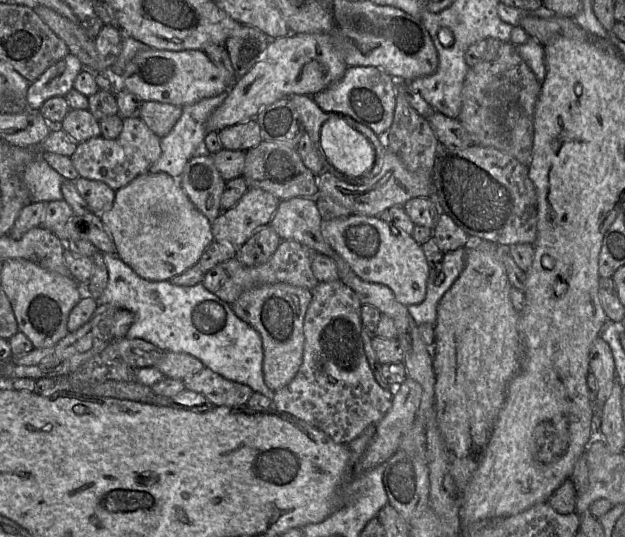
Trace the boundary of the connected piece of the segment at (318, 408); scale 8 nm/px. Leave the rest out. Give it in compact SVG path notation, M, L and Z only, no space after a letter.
M340 279L319 282L311 290L312 300L303 322L304 349L302 363L285 387L274 391L272 407L323 431L338 444L349 444L368 427L375 425L392 406L394 389L384 389L376 381L367 361L362 339L361 302L355 292Z

